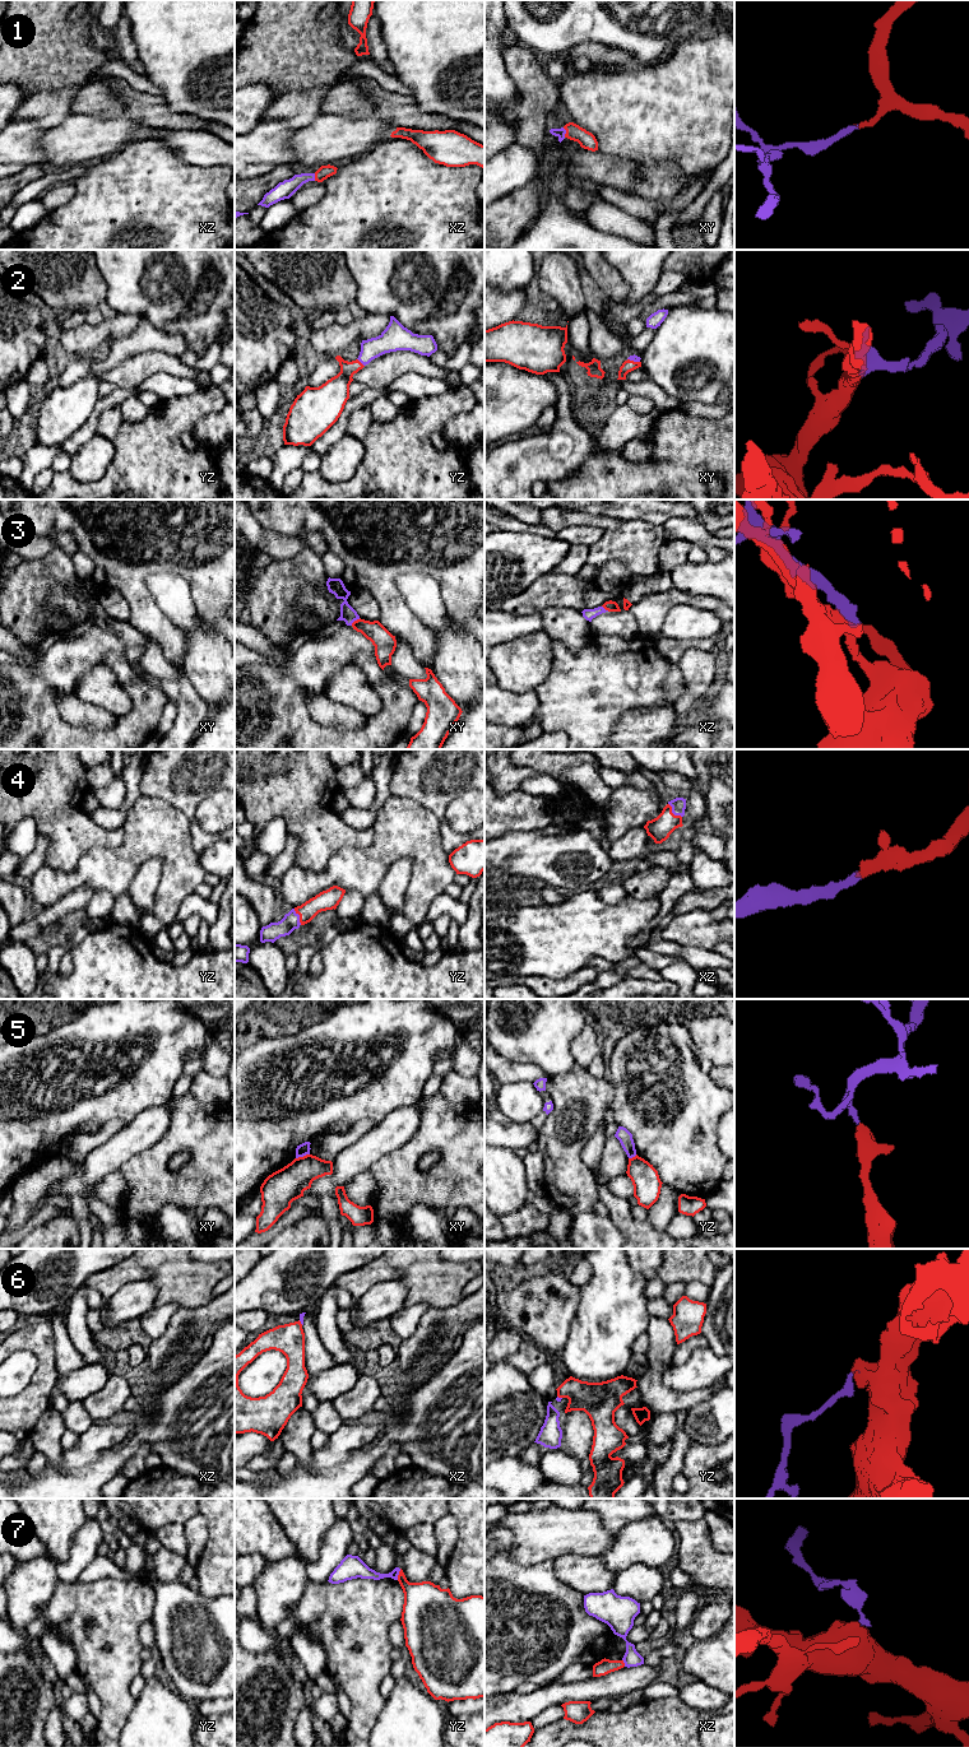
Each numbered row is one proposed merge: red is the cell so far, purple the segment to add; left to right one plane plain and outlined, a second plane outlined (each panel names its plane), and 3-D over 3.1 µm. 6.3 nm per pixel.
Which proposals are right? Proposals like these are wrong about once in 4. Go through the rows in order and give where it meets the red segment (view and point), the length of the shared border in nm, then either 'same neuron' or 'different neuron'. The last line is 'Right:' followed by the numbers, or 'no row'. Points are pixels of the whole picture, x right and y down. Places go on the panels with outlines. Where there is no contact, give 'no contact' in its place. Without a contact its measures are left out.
1: contact xy (566, 133); length 70 nm; same neuron
2: contact yz (360, 362); length 70 nm; same neuron
3: contact xy (355, 621); length 80 nm; same neuron
4: contact xz (671, 812); length 130 nm; same neuron
5: contact xy (304, 1156); length 90 nm; different neuron
6: contact xz (300, 1323); length 40 nm; different neuron
7: contact yz (399, 1574); length 80 nm; different neuron
Right: 1, 2, 3, 4

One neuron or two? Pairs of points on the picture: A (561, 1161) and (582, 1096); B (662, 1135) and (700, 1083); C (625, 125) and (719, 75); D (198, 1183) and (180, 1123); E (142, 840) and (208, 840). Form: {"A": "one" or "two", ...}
{"A": "one", "B": "one", "C": "one", "D": "one", "E": "two"}

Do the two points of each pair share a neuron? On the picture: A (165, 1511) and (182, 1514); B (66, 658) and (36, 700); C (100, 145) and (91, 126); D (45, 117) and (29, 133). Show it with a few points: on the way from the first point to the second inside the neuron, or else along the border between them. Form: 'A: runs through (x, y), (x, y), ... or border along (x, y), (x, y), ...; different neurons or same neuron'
A: runs through (168, 1511), (179, 1511); same neuron
B: runs through (58, 668), (36, 690); same neuron
C: runs through (97, 140), (91, 131); same neuron
D: border along (13, 120), (35, 120), (46, 130); different neurons

